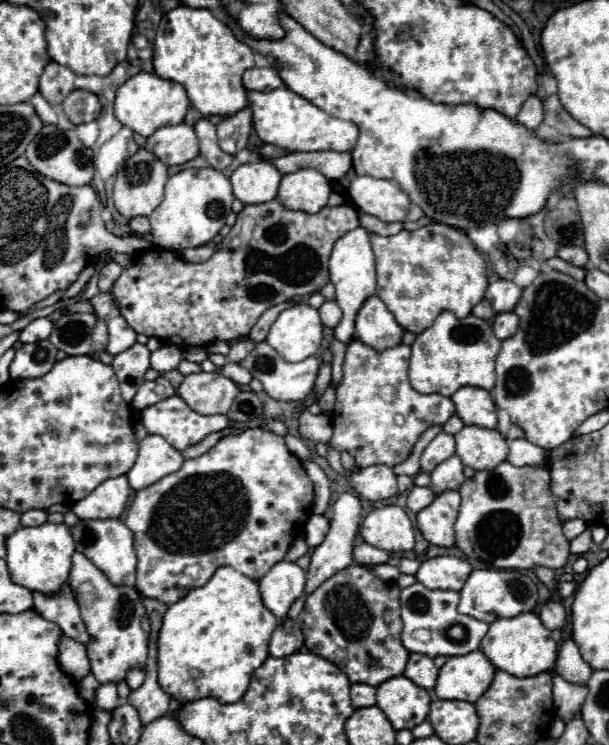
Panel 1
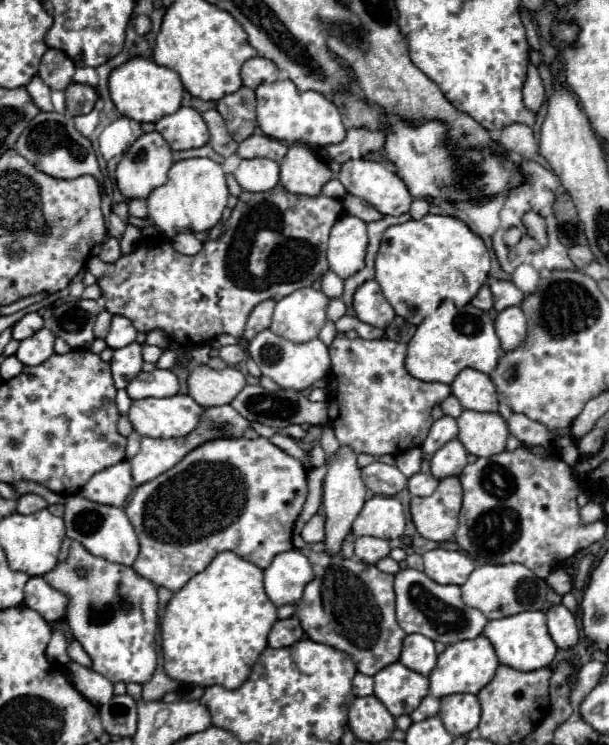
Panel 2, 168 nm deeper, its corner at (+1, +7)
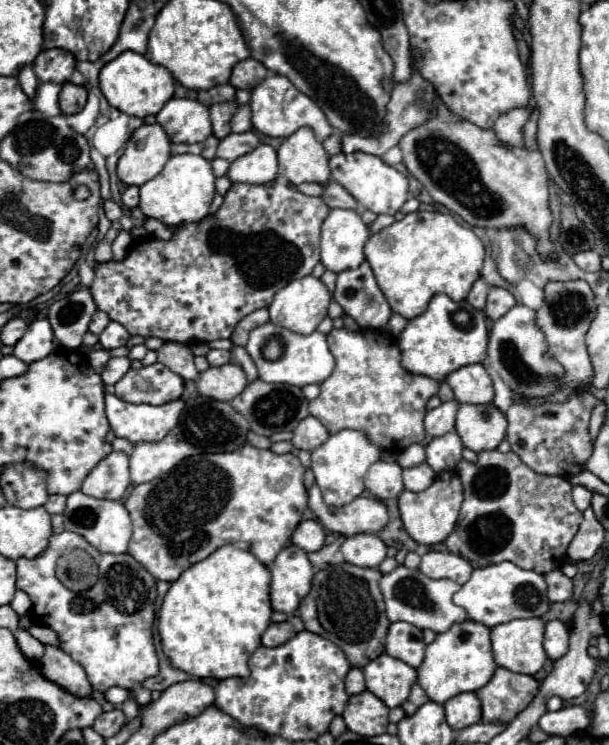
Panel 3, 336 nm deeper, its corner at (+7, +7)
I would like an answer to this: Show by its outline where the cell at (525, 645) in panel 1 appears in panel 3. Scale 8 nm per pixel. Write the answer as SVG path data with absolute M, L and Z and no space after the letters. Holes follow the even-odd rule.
M540 618L514 620L492 628L492 648L498 666L510 672L530 674L542 670L546 652L542 648L544 622Z

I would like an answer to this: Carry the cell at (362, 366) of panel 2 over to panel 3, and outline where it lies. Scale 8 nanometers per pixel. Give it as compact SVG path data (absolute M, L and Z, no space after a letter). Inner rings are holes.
M332 330L328 334L330 350L336 358L336 368L334 374L320 384L320 396L308 402L310 416L322 422L322 426L334 434L344 428L352 430L362 430L372 442L378 442L378 446L386 448L392 454L400 454L414 442L424 442L426 432L424 432L424 416L426 416L426 404L428 400L438 392L440 382L428 376L416 376L406 372L400 366L400 350L398 344L390 338L384 338L382 332L372 332L372 330Z

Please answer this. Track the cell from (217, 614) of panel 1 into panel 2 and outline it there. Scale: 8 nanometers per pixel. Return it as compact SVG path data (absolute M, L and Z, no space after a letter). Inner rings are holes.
M220 552L204 572L196 574L184 588L180 588L172 596L160 624L164 670L172 680L192 688L208 688L218 684L228 690L236 690L244 684L258 656L266 648L266 638L272 624L278 620L278 616L274 616L274 604L264 592L262 578L264 574L258 566L244 562L232 552Z

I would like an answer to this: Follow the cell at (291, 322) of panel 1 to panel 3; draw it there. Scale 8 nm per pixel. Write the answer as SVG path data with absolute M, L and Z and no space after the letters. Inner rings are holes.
M304 276L288 282L270 304L270 322L298 334L312 334L328 314L332 294L320 278Z

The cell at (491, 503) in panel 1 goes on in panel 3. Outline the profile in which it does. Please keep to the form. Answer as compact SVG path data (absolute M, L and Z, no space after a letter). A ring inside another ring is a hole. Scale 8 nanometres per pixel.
M498 450L480 452L476 462L460 460L456 472L464 486L464 502L456 520L454 534L448 540L450 550L464 556L474 568L510 560L524 570L548 574L562 566L566 546L582 522L582 512L572 502L572 484L566 478L536 474L514 452L502 454Z

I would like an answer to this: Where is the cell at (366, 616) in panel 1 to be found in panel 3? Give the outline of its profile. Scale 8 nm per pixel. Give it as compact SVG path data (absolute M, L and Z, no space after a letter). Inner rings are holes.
M354 564L326 566L316 572L310 594L302 600L298 612L306 630L320 634L340 646L352 666L364 668L366 662L378 658L384 652L384 638L390 620L384 612L384 600L378 586L378 570L360 568Z

